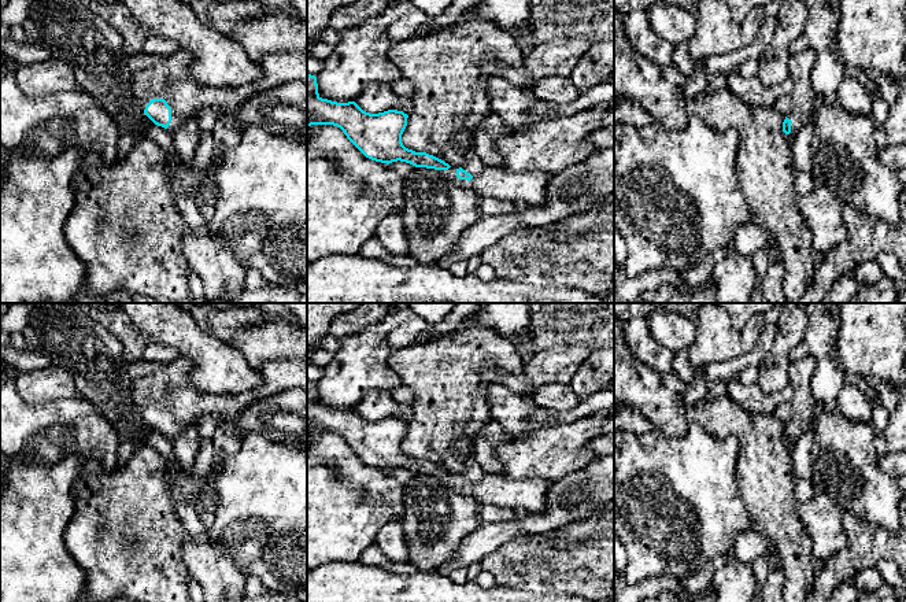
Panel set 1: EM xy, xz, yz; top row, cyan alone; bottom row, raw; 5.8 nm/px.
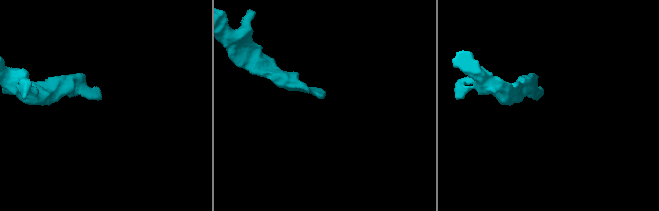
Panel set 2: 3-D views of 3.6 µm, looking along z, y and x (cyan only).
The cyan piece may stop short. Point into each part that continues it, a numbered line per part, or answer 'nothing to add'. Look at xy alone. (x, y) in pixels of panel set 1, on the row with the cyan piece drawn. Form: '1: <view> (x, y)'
1: xy (155, 77)

